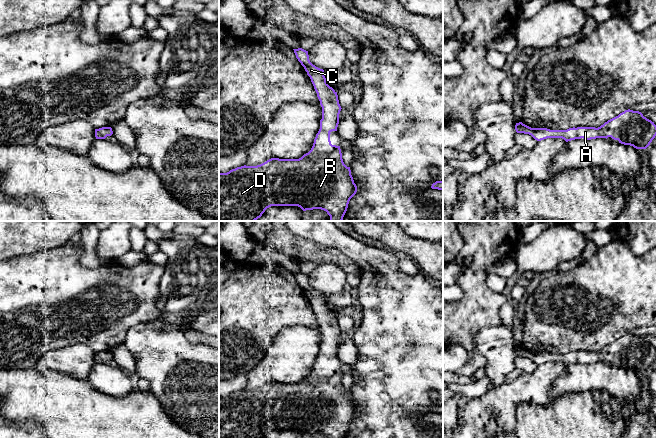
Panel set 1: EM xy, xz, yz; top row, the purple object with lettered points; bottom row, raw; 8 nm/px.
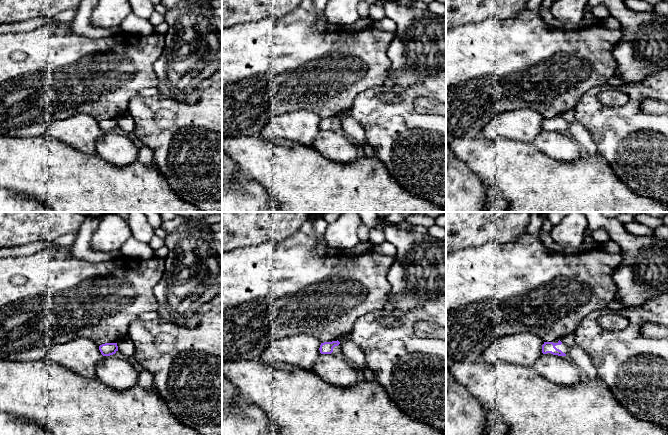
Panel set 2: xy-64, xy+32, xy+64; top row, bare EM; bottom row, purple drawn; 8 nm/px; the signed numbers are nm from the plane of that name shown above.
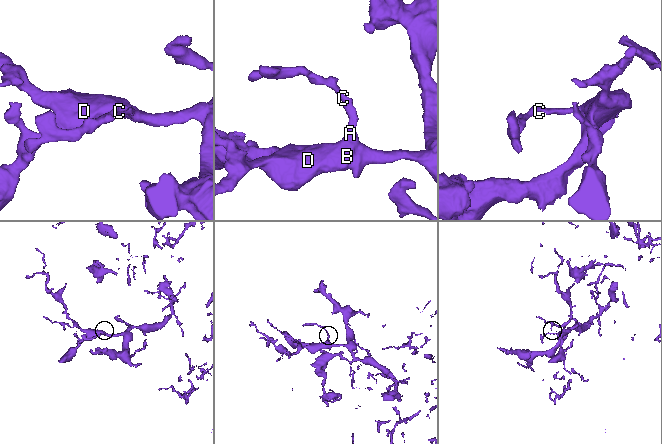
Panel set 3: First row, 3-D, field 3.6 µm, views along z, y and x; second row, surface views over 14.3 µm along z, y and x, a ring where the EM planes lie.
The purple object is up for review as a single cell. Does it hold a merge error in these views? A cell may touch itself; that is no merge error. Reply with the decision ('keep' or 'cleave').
keep

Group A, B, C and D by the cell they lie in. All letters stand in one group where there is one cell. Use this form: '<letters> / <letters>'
A B C D

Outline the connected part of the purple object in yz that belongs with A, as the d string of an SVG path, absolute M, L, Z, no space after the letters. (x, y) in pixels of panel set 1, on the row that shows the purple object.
M625 110L618 116L608 120L598 128L573 127L567 130L550 130L547 128L531 128L522 122L516 123L517 133L531 135L535 140L562 138L566 142L575 139L591 140L611 137L624 145L636 149L646 149L656 136L656 125L639 111Z

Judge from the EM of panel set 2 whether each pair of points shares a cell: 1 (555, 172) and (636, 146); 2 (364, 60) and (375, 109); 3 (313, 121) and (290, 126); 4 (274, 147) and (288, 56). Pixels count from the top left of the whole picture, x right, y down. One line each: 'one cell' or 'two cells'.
1: two cells
2: two cells
3: one cell
4: two cells

